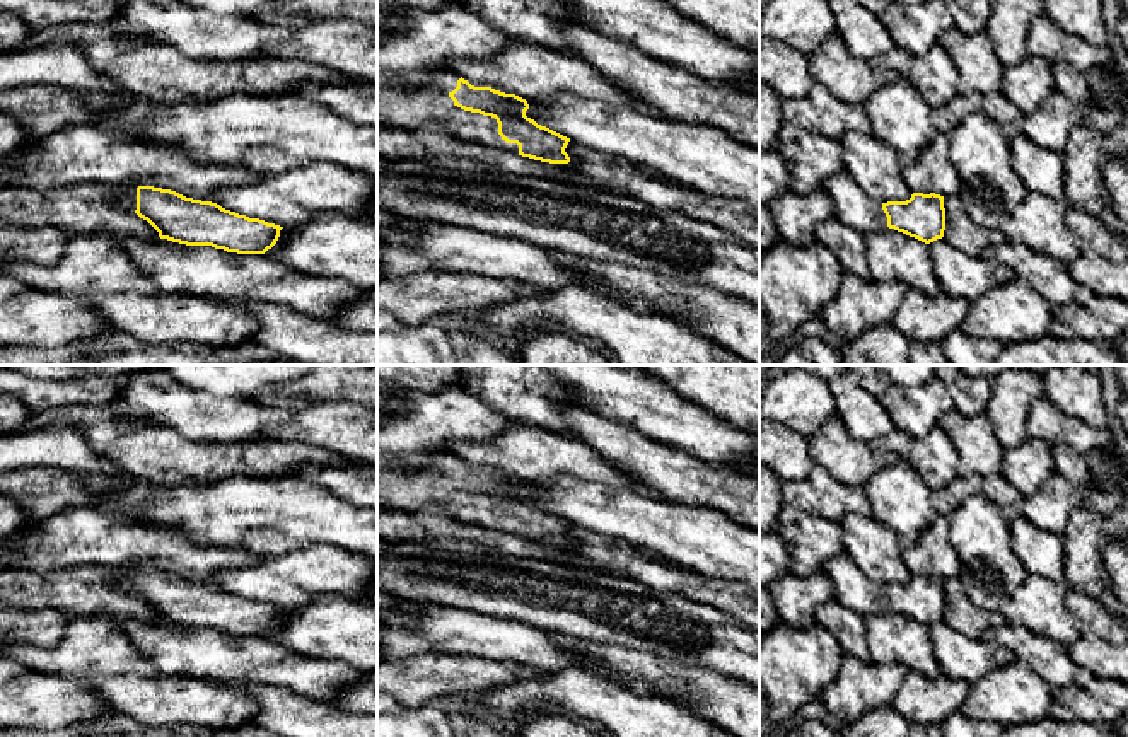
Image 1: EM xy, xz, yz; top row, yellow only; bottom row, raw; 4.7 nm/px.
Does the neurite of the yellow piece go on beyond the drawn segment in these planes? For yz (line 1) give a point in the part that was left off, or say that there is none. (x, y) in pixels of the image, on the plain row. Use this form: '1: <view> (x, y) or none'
1: none

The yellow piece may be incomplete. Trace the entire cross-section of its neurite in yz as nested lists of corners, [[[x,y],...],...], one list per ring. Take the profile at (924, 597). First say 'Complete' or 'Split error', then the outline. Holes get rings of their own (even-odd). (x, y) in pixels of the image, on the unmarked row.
Complete. [[[913,575],[906,583],[882,585],[887,609],[930,626],[944,619],[945,590],[944,578]]]

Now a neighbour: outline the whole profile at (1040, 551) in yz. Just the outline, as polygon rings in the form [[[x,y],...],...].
[[[1026,517],[1009,524],[1012,551],[1019,556],[1027,575],[1048,580],[1063,580],[1063,539],[1046,529],[1036,527]]]

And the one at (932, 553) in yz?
[[[937,514],[920,539],[903,549],[911,575],[954,578],[962,572],[961,560],[949,541],[949,517]]]

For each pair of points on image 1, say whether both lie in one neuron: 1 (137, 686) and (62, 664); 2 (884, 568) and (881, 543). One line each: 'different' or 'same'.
1: different
2: same

